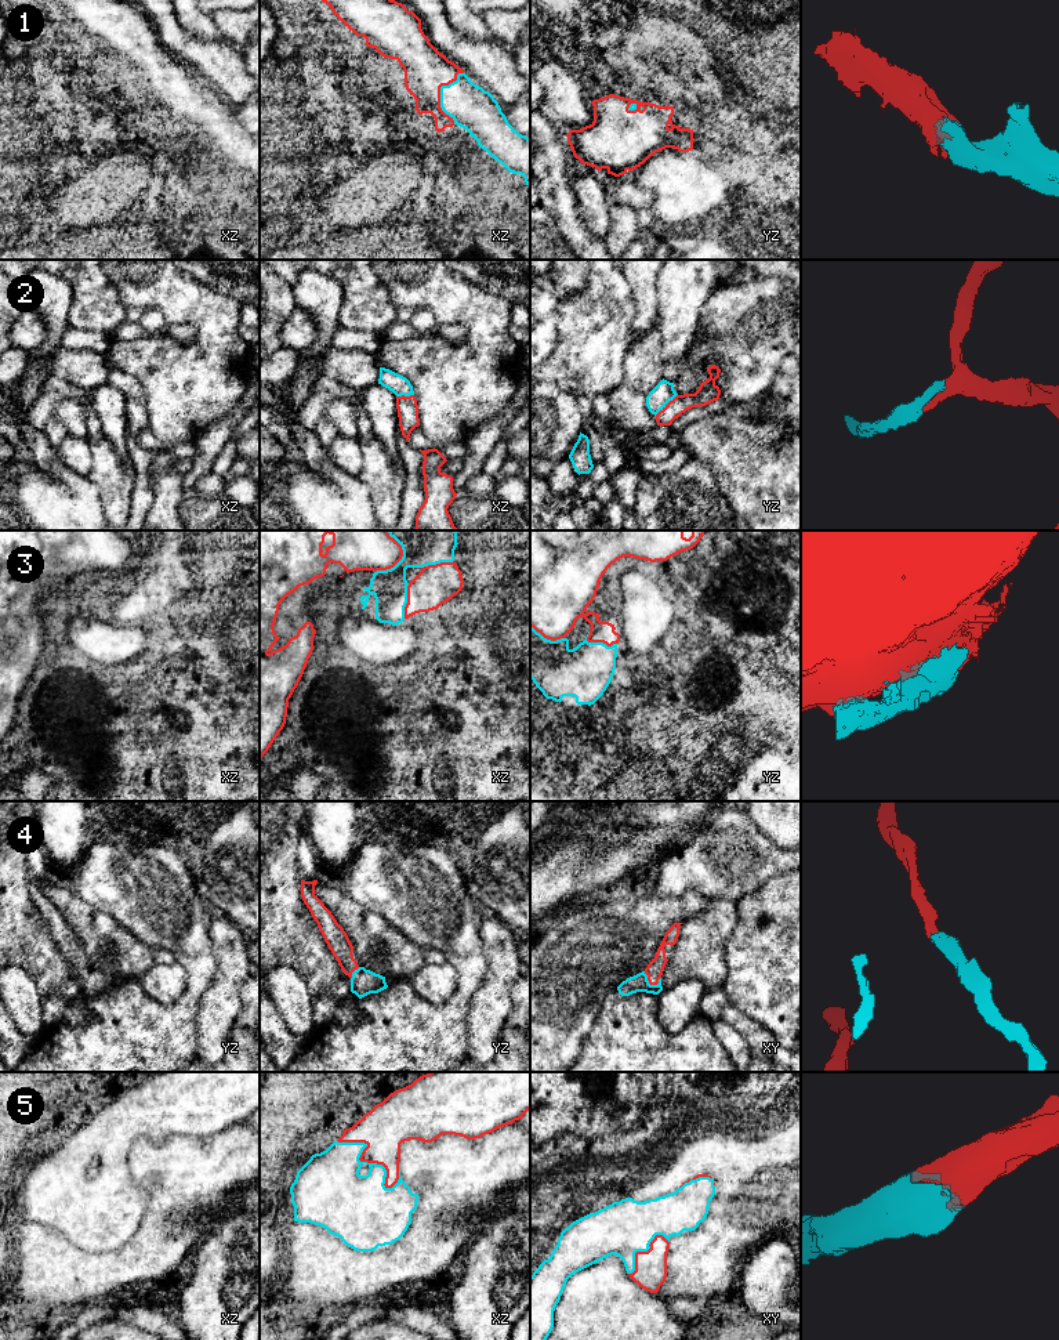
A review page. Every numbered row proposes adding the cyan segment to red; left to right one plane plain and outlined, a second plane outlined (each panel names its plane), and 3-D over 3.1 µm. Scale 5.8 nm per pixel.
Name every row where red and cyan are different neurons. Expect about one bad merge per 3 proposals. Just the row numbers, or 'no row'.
3

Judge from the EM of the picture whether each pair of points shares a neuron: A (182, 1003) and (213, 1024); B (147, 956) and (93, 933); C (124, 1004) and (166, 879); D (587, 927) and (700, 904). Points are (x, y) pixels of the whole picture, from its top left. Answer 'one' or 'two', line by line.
A: two
B: one
C: one
D: one

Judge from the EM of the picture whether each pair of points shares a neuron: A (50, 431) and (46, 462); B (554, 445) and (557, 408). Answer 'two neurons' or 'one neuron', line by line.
A: two neurons
B: one neuron

